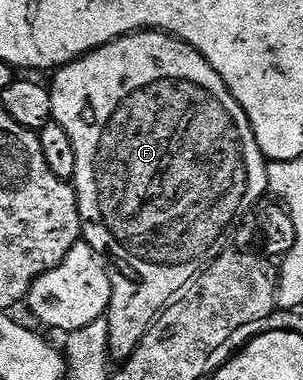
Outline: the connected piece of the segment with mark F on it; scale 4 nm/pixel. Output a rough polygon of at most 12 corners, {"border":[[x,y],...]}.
{"border":[[135,31],[60,68],[109,353],[269,191],[194,47]]}

